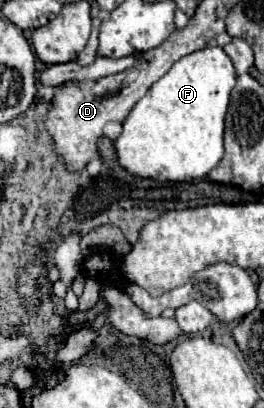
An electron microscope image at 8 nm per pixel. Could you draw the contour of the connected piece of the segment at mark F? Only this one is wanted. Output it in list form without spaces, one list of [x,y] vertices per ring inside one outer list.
[[[207,46],[177,60],[139,100],[115,140],[117,160],[133,176],[183,182],[207,176],[223,158],[223,118],[237,74],[219,46]]]

